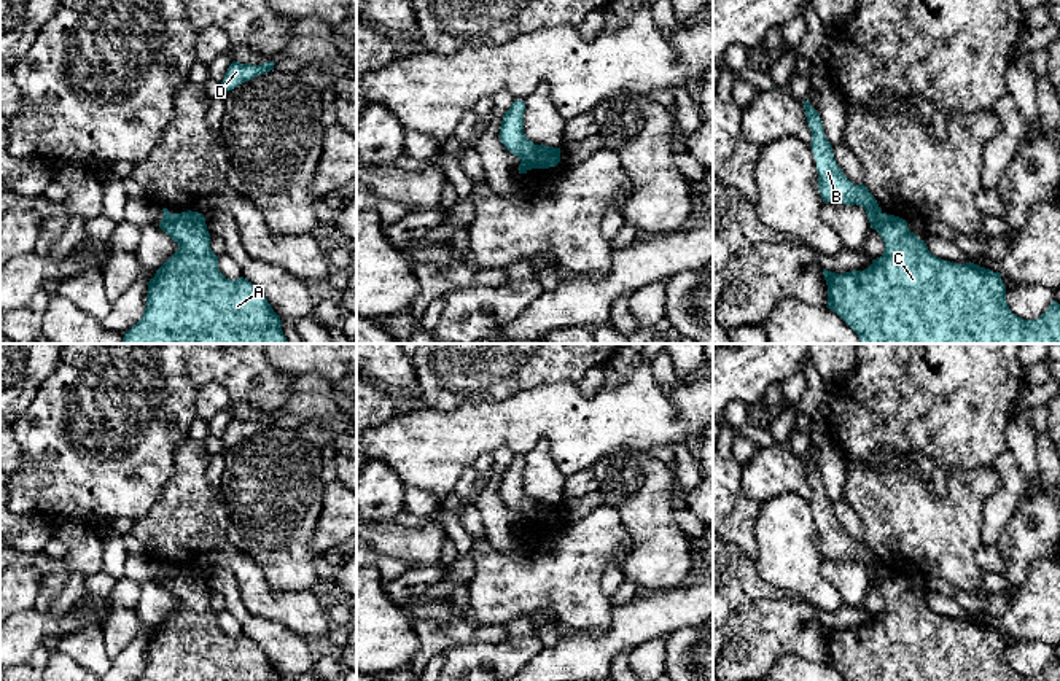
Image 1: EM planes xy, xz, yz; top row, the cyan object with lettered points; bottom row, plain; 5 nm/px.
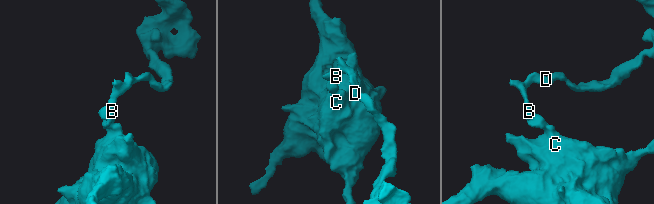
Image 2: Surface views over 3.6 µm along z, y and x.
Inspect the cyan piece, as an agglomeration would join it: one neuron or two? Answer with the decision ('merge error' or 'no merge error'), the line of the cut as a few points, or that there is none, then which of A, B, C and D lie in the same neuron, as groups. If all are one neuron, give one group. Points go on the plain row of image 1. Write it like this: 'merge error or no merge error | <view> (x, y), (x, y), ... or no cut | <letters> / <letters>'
merge error | xz (537, 501), (522, 516) | A C / B D

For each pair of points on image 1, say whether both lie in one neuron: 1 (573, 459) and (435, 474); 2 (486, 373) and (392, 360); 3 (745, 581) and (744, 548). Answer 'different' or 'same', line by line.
1: same
2: different
3: same

